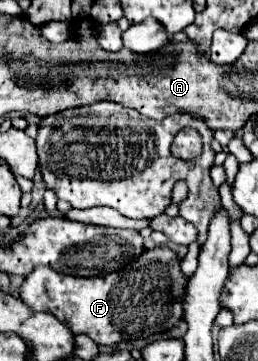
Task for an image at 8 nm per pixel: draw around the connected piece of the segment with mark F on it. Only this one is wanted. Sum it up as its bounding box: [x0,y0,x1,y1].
[21,247,189,345]

